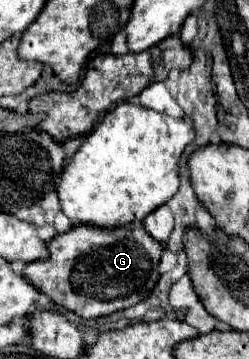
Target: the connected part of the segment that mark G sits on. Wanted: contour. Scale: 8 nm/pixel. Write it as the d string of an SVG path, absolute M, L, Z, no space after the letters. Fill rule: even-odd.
M80 224L64 234L56 234L48 244L50 256L24 266L22 276L58 306L82 318L100 318L142 302L156 286L158 262L164 246L156 242L140 224L112 230Z

